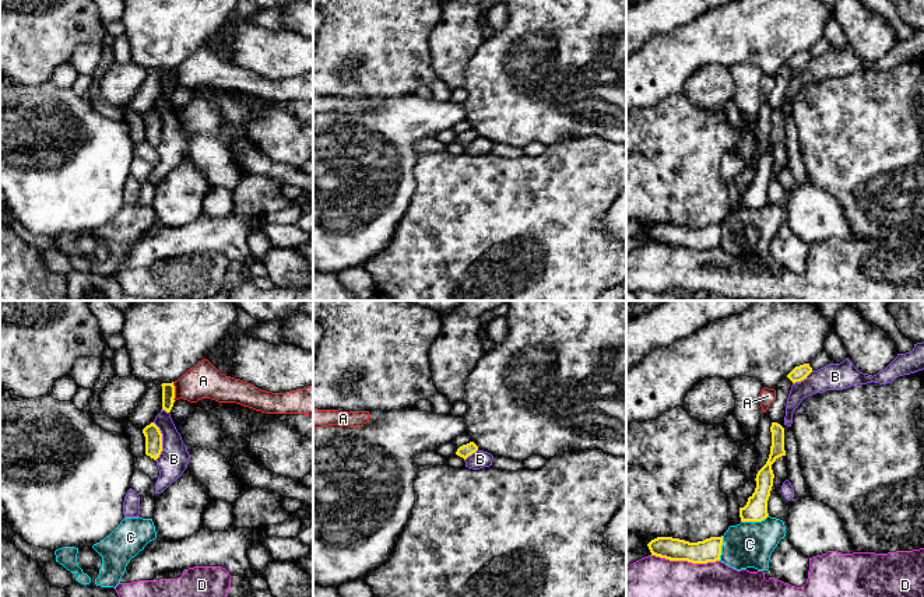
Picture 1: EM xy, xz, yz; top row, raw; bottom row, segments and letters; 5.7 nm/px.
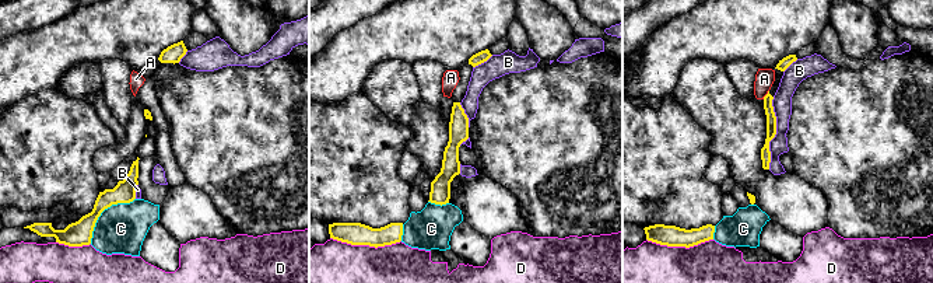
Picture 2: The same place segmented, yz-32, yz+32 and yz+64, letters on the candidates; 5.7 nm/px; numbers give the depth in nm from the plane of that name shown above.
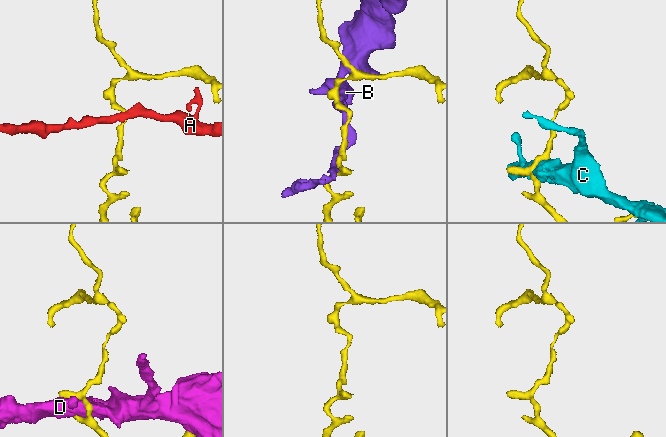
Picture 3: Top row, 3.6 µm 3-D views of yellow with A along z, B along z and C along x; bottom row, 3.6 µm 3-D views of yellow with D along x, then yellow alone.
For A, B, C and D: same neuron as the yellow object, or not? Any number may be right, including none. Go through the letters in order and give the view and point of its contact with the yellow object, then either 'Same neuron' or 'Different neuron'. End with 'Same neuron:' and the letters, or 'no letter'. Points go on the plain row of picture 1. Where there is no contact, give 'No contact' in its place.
A: Touches yellow at xy (174, 78). Different neuron
B: Touches yellow at xy (161, 129). Different neuron
C: Touches yellow at yz (754, 207). Different neuron
D: Touches yellow at yz (685, 246). Different neuron
Same neuron: no letter

